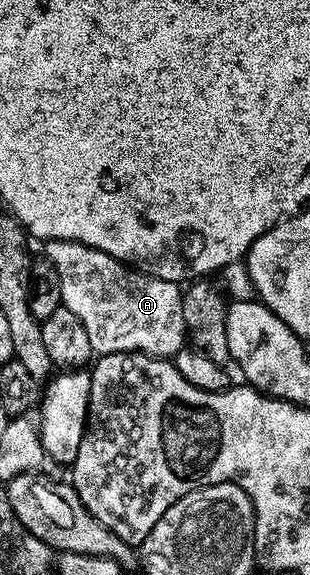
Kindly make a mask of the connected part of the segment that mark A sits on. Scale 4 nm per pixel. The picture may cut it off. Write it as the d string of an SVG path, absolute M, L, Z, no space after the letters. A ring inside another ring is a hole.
M50 239L44 247L44 258L51 260L59 273L62 304L83 321L91 349L98 356L135 351L172 357L186 346L183 291L174 280L146 275L99 249L75 241Z

